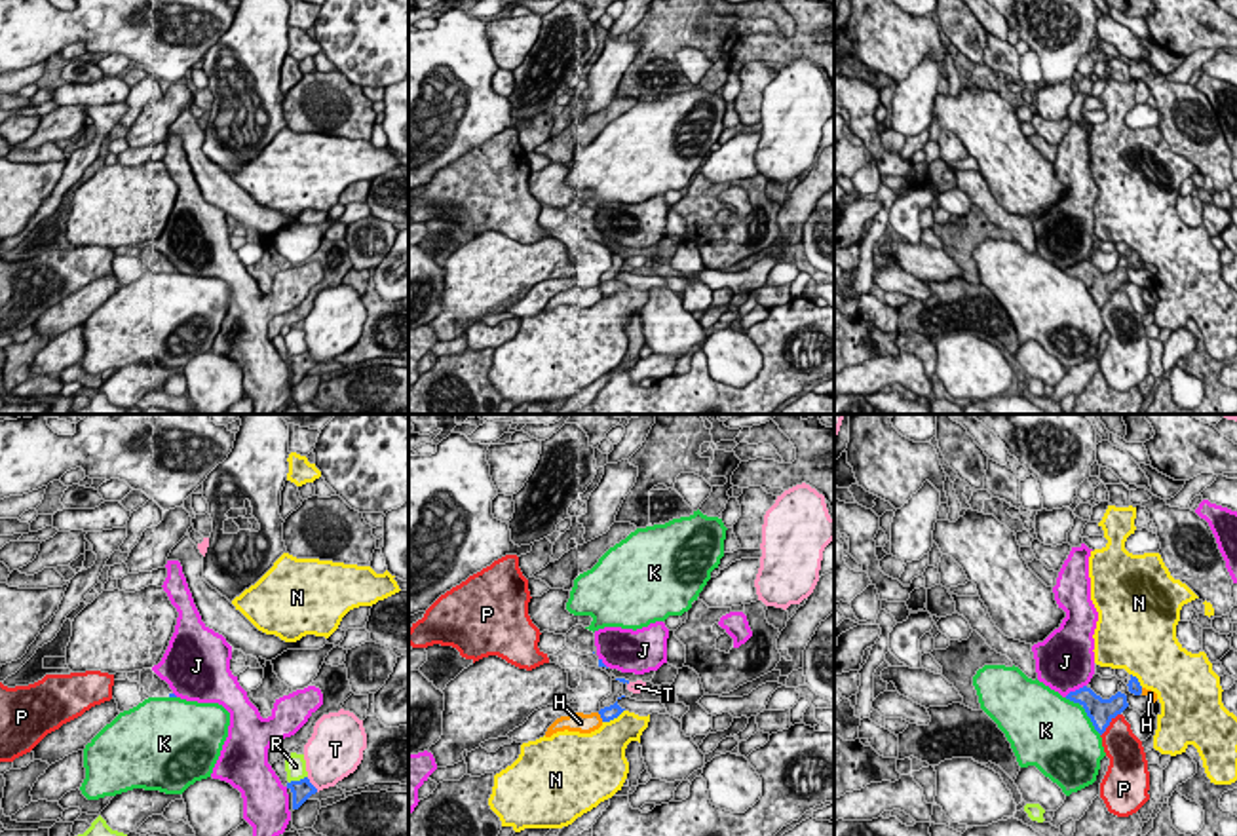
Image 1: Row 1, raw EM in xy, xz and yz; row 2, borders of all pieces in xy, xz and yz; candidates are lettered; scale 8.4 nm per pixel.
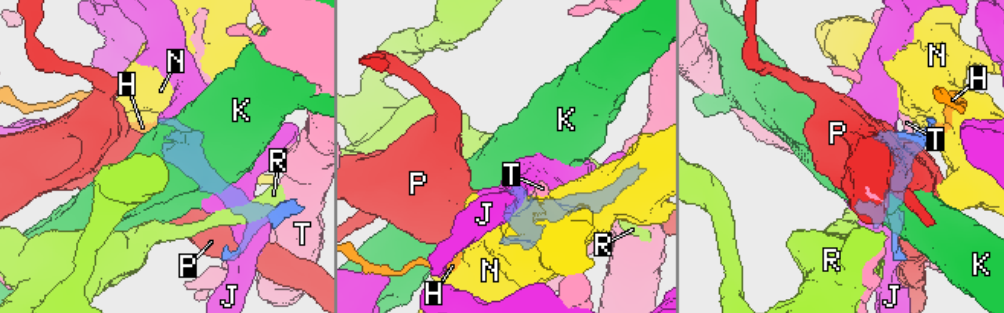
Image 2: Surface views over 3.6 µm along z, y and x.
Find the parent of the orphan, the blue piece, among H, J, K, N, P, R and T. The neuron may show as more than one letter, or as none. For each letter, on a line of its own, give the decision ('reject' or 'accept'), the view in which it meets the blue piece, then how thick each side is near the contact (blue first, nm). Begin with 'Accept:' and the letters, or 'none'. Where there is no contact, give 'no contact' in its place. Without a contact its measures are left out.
Accept: none
H: reject; meets blue in xz; 130 nm thick on the blue side, 160 nm on the other
J: reject; meets blue in yz; 200 nm thick on the blue side, 480 nm on the other
K: reject; meets blue in yz; 220 nm thick on the blue side, 480 nm on the other
N: reject; meets blue in xz; 130 nm thick on the blue side, 340 nm on the other
P: reject; meets blue in yz; 220 nm thick on the blue side, 300 nm on the other
R: reject; meets blue in xy; 170 nm thick on the blue side, 190 nm on the other
T: reject; meets blue in xy; 170 nm thick on the blue side, 380 nm on the other

